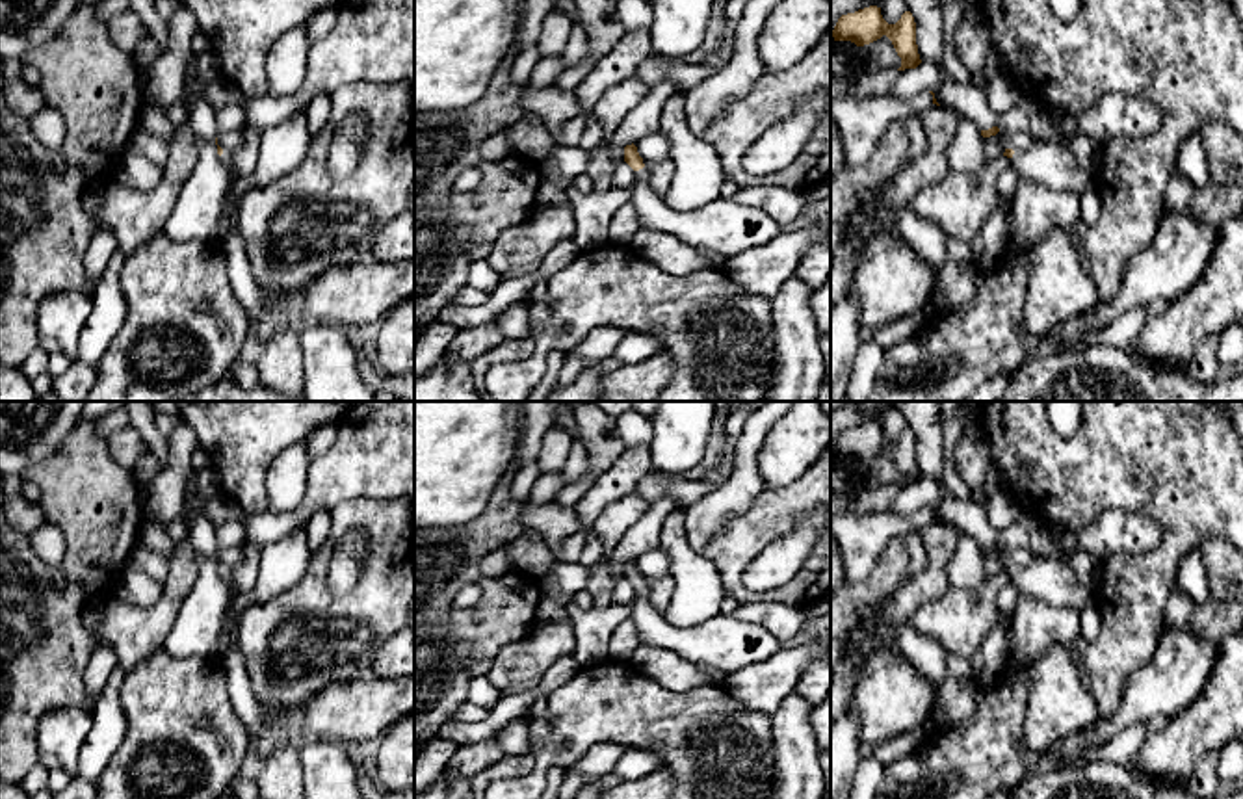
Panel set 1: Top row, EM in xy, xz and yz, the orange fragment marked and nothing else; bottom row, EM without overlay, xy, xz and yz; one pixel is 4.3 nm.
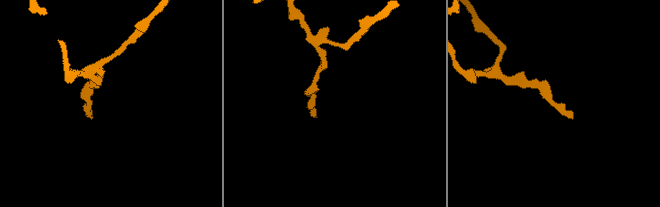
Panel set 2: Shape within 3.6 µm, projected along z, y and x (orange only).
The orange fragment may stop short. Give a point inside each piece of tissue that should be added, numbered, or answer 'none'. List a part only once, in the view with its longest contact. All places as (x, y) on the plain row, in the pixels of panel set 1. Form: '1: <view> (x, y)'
1: xz (725, 643)

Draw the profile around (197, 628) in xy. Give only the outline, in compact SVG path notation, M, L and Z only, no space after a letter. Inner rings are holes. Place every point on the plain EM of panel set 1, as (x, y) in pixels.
M191 466L184 504L188 505L188 537L193 550L201 556L199 574L162 650L173 658L219 658L221 624L234 593L217 570L216 528L206 511L193 505L195 474Z

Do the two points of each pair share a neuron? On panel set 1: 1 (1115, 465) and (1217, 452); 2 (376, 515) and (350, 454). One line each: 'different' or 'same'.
1: same
2: different

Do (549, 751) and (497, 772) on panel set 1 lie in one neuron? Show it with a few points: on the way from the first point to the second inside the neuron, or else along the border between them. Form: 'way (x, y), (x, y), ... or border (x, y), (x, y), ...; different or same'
border (532, 753), (532, 768), (526, 773), (500, 779); different

